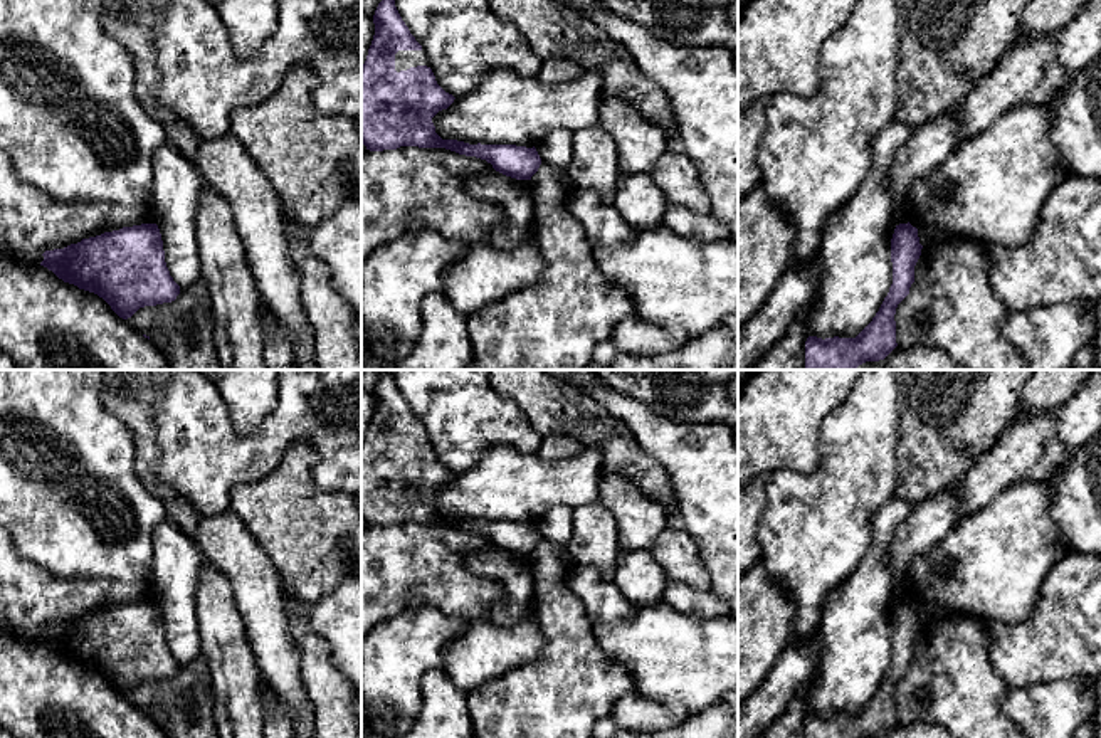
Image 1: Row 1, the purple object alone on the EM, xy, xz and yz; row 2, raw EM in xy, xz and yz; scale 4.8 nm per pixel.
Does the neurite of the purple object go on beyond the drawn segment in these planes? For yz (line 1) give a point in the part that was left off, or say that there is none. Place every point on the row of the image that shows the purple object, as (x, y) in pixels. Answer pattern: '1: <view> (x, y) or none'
1: none

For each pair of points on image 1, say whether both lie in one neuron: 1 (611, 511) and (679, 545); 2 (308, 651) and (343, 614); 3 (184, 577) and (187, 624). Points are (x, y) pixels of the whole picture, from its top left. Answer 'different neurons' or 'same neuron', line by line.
1: same neuron
2: different neurons
3: same neuron

